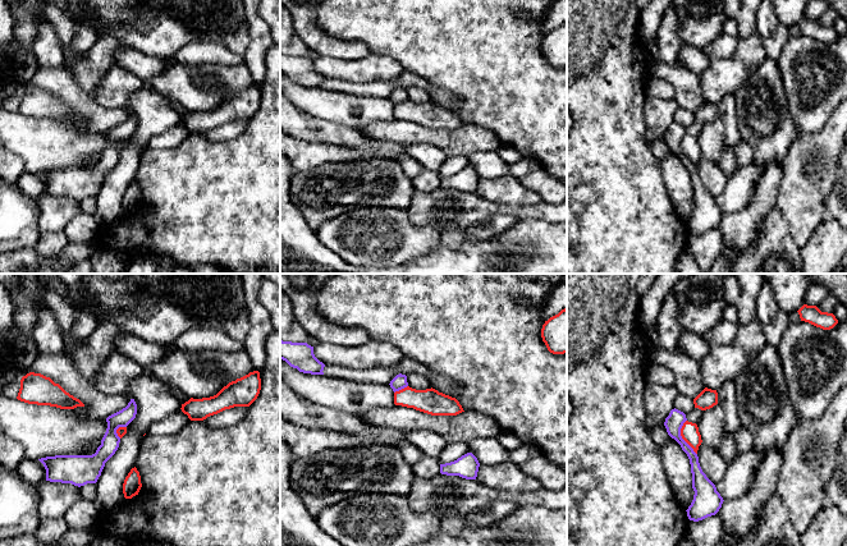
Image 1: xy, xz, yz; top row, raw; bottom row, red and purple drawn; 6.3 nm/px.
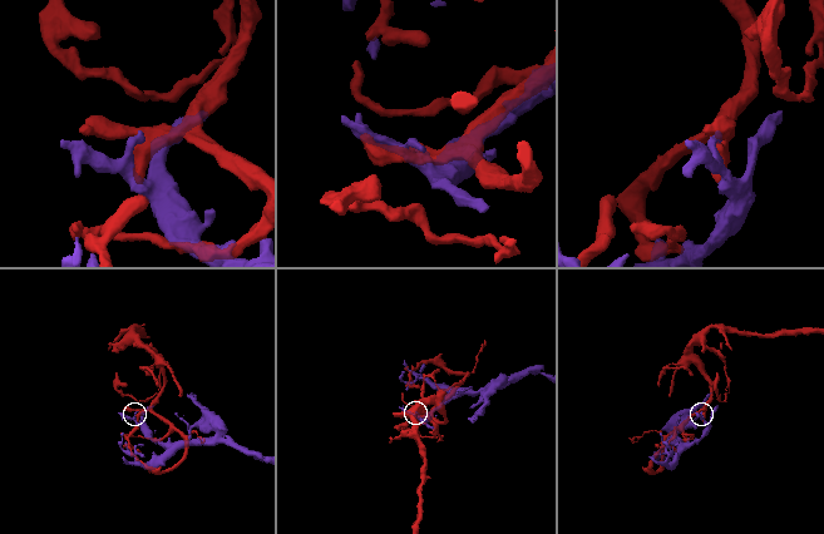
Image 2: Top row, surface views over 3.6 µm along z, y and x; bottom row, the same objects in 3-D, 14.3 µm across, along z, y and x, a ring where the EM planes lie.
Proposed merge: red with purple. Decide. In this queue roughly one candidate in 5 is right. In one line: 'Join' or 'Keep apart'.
Keep apart

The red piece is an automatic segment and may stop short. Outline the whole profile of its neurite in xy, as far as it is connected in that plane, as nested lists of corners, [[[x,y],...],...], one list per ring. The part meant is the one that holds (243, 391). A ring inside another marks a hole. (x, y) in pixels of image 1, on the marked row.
[[[253,371],[224,386],[216,395],[202,399],[191,398],[182,404],[182,412],[191,421],[203,421],[234,407],[249,407],[261,390],[260,372]]]

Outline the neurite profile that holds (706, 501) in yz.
[[[674,408],[665,418],[664,426],[668,435],[681,445],[690,459],[695,495],[686,511],[690,520],[699,522],[715,515],[724,500],[716,491],[715,485],[702,472],[697,454],[681,436],[681,428],[686,421],[686,414]]]

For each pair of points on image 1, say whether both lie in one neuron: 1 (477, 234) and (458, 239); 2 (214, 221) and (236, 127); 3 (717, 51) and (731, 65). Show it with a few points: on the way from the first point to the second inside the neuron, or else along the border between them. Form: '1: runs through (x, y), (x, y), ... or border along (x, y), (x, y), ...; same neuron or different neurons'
1: runs through (472, 234), (463, 237); same neuron
2: border along (248, 120), (236, 137), (210, 140), (204, 136); different neurons
3: border along (738, 38), (737, 47), (729, 56), (712, 60); different neurons

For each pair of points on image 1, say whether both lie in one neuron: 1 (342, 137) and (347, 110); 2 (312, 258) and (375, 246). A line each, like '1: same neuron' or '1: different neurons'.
1: different neurons
2: different neurons

